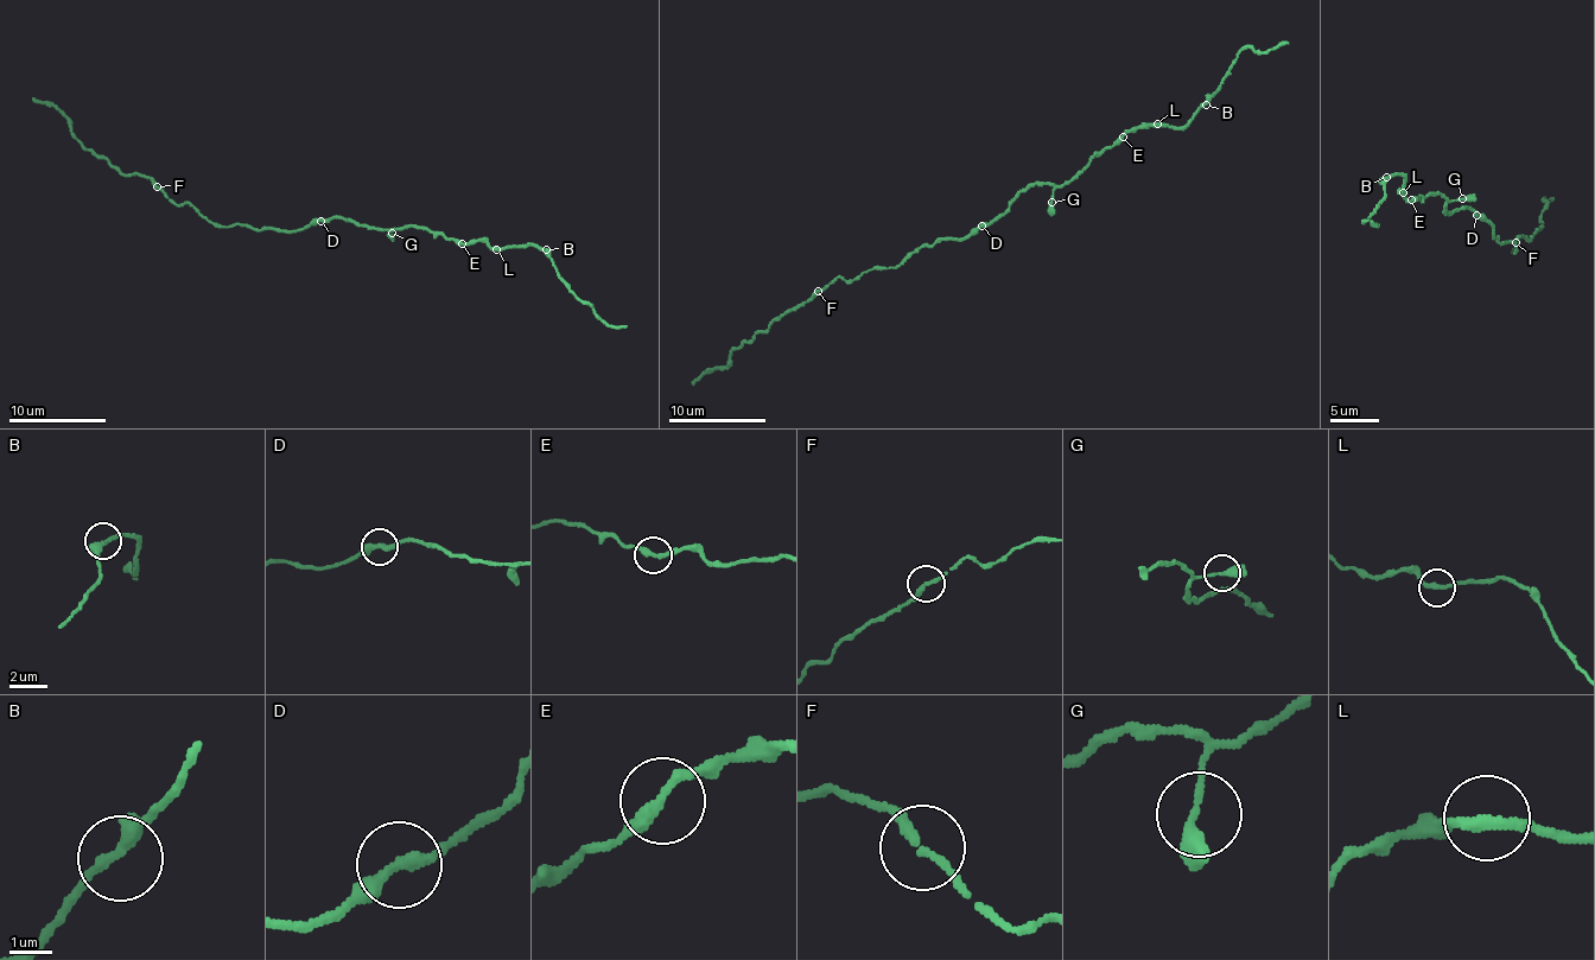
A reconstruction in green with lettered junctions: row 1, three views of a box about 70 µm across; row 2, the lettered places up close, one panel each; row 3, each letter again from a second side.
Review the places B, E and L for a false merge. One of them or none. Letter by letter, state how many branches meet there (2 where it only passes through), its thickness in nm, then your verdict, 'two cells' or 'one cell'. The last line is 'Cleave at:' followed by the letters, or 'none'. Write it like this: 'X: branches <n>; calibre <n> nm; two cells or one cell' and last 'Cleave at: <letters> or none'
B: branches 2; calibre 300 nm; one cell
E: branches 2; calibre 280 nm; one cell
L: branches 2; calibre 240 nm; one cell
Cleave at: none

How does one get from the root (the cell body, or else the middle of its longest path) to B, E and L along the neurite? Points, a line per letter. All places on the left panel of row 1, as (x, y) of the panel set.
B: (332, 218), (385, 230), (411, 226), (465, 243), (484, 241), (491, 247), (528, 243), (546, 249)
E: (332, 218), (385, 230), (415, 227), (463, 243)
L: (332, 218), (385, 230), (415, 227), (465, 243), (484, 241), (496, 249)

